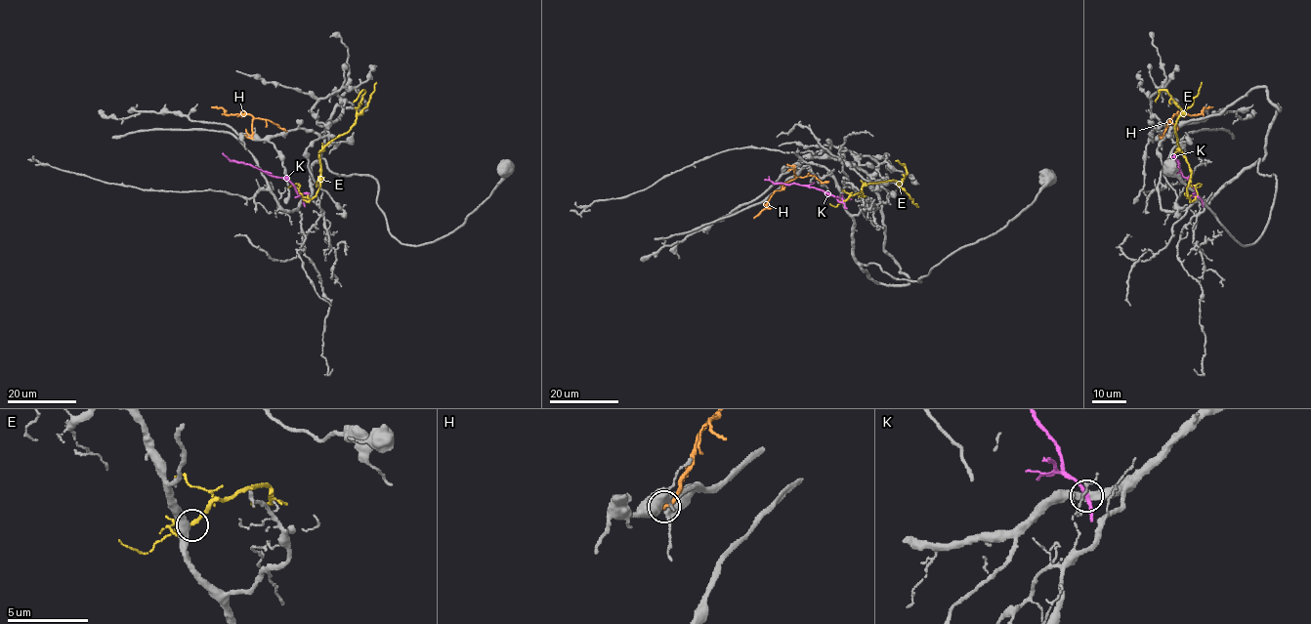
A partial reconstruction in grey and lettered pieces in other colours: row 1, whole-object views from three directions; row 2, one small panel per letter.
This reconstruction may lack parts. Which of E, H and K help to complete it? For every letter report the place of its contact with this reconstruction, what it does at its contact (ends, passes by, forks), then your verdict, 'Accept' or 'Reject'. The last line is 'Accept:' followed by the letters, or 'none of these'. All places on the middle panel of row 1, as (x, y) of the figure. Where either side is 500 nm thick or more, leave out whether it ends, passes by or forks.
E: Touches grey at (845, 200). It passes by. Accept
H: Touches grey at (793, 165). It passes by. Reject
K: Touches grey at (845, 207). It passes by. Reject
Accept: E

